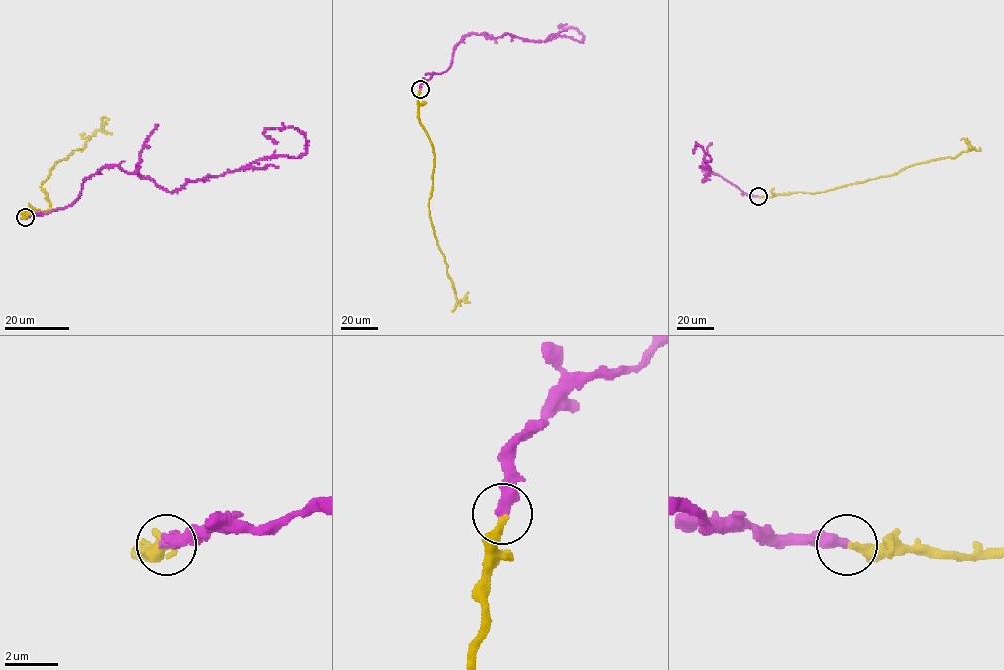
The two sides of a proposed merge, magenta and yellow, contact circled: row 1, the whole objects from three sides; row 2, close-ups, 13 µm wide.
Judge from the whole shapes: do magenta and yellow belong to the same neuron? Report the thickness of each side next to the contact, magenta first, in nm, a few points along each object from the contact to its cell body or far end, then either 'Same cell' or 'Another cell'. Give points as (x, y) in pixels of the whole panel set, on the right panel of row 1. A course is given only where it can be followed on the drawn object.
Thickness 400 nm (magenta) against 280 nm. Course of magenta: (758, 197), (742, 193), (705, 167), (703, 181), (710, 158), (698, 144), (693, 153). Course of yellow: (758, 197), (826, 191), (892, 175), (915, 164), (954, 157), (971, 149), (967, 140), (961, 139). Same cell

